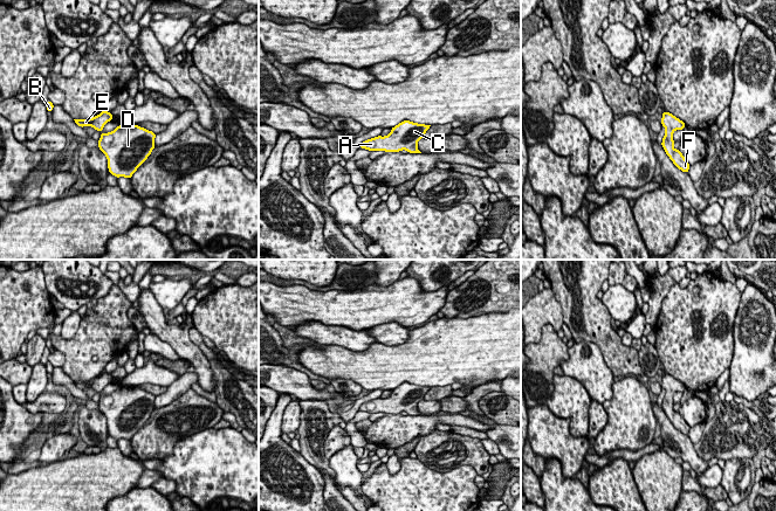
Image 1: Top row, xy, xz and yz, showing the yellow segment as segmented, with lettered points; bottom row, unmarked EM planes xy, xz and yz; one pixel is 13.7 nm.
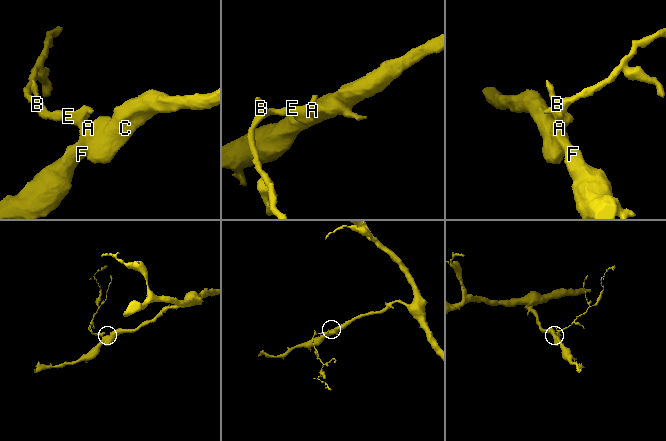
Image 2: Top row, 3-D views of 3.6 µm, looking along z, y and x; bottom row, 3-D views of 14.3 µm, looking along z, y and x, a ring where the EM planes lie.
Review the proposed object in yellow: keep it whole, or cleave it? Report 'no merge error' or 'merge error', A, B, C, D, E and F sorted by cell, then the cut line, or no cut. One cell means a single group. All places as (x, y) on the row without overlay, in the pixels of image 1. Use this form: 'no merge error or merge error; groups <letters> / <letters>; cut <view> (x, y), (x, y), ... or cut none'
no merge error; groups A B C D E F; cut none

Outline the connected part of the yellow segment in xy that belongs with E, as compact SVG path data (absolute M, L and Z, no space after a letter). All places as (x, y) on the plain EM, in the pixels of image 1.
M103 372L99 377L89 380L89 381L74 381L75 385L81 388L84 389L85 387L89 387L91 389L94 389L96 393L101 393L104 389L104 387L110 384L112 381L112 375L108 374L105 372Z

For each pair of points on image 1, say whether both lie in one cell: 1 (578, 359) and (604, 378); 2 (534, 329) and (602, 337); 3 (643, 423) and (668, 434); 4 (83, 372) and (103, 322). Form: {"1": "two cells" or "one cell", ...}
{"1": "one cell", "2": "two cells", "3": "two cells", "4": "one cell"}

